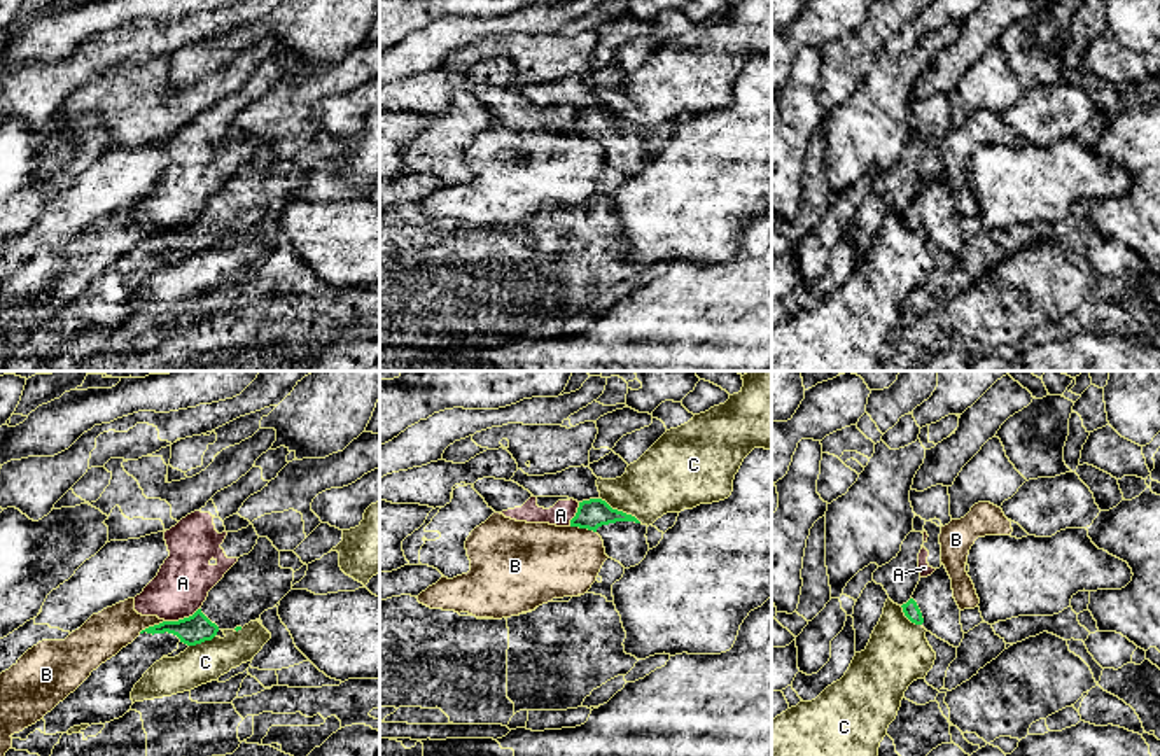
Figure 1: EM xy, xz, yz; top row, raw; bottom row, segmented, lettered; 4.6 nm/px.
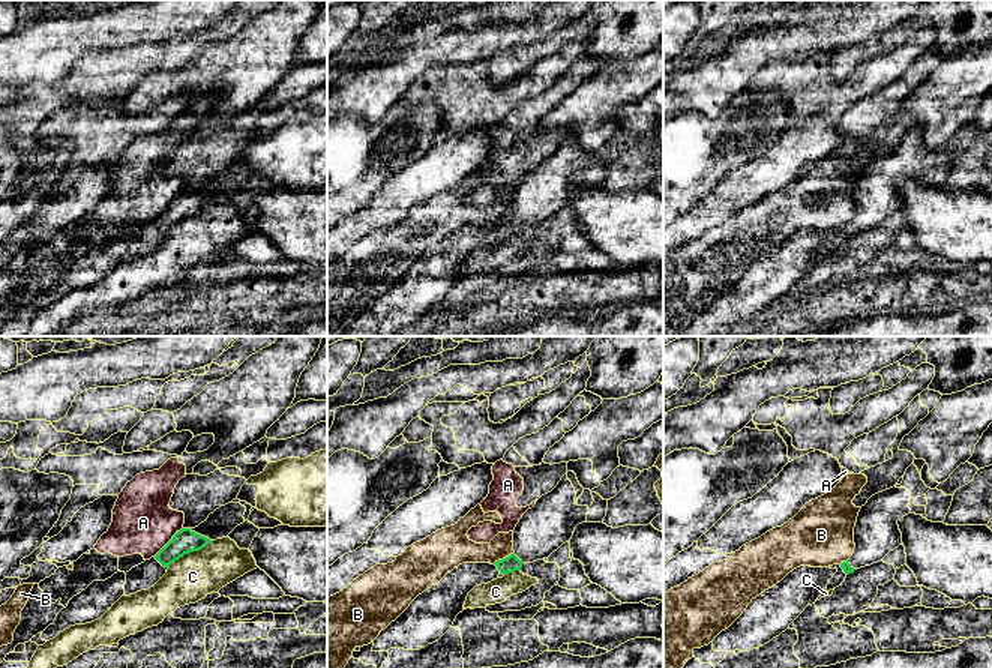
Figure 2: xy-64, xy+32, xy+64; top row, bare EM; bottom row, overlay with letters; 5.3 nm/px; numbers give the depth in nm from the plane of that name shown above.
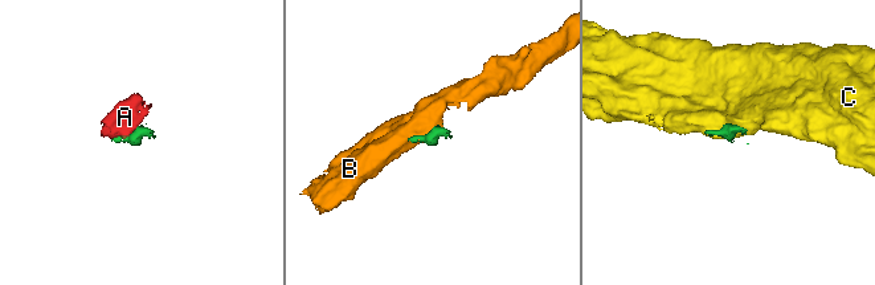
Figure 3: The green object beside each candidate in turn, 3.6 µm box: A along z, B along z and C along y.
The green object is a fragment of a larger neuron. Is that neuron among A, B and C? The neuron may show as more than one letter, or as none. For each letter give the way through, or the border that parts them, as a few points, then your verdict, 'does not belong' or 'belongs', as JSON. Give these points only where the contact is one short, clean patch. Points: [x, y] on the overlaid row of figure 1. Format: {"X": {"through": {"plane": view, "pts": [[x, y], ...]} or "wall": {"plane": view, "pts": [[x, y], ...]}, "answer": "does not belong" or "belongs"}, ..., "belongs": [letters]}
{"A": {"wall": {"plane": "xy", "pts": [[198, 608], [188, 616], [165, 622]]}, "answer": "does not belong"}, "B": {"wall": {"plane": "xz", "pts": [[571, 525], [595, 532]]}, "answer": "does not belong"}, "C": {"wall": {"plane": "xz", "pts": [[600, 497], [641, 522]]}, "answer": "does not belong"}, "belongs": []}

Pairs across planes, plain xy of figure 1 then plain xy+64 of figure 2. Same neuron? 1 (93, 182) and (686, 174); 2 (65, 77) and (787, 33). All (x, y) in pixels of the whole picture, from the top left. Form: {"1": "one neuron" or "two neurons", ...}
{"1": "two neurons", "2": "one neuron"}

